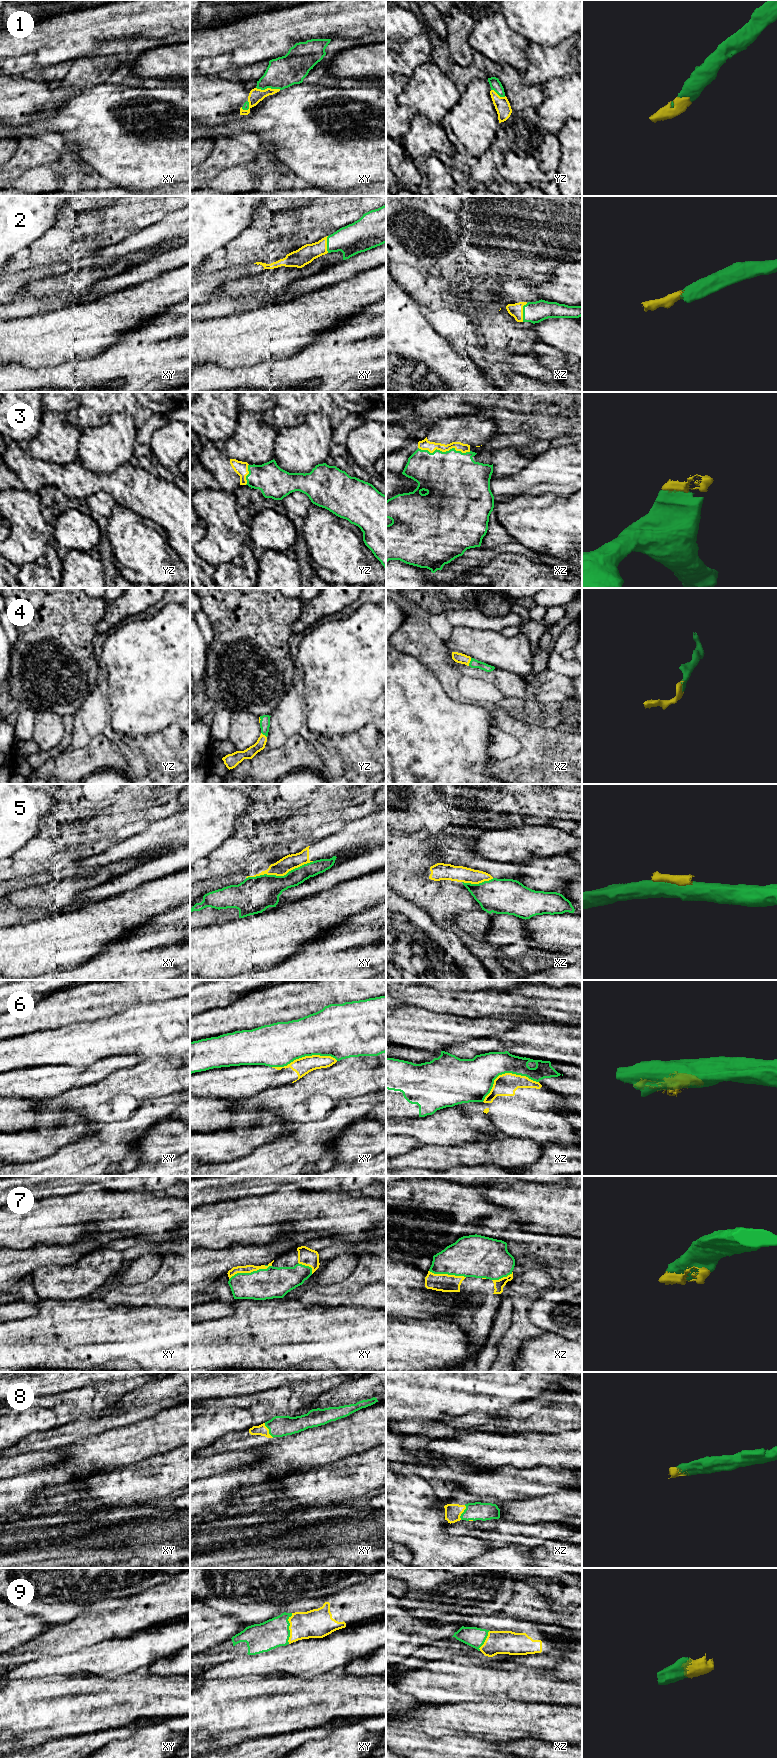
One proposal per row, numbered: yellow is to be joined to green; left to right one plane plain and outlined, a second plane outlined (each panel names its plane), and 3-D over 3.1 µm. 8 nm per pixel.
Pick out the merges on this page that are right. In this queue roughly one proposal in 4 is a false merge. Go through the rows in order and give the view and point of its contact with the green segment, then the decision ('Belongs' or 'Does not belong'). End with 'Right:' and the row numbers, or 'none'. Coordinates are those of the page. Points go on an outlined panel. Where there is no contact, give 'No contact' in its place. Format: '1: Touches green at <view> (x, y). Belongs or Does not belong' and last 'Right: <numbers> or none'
1: Touches green at xy (268, 87). Belongs
2: Touches green at xz (523, 312). Belongs
3: Touches green at xz (444, 452). Belongs
4: Touches green at xz (470, 662). Belongs
5: Touches green at xy (279, 876). Does not belong
6: Touches green at xz (505, 1072). Does not belong
7: Touches green at xy (251, 1272). Belongs
8: Touches green at xy (269, 1430). Belongs
9: Touches green at xy (288, 1628). Belongs
Right: 1, 2, 3, 4, 7, 8, 9

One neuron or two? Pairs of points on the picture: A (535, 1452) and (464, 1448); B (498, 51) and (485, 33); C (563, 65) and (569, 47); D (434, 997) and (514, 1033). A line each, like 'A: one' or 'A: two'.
A: one
B: one
C: one
D: two

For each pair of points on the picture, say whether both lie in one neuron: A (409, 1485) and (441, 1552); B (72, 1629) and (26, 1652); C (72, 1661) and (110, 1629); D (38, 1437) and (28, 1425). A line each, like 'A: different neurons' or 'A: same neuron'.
A: same neuron
B: same neuron
C: different neurons
D: different neurons

